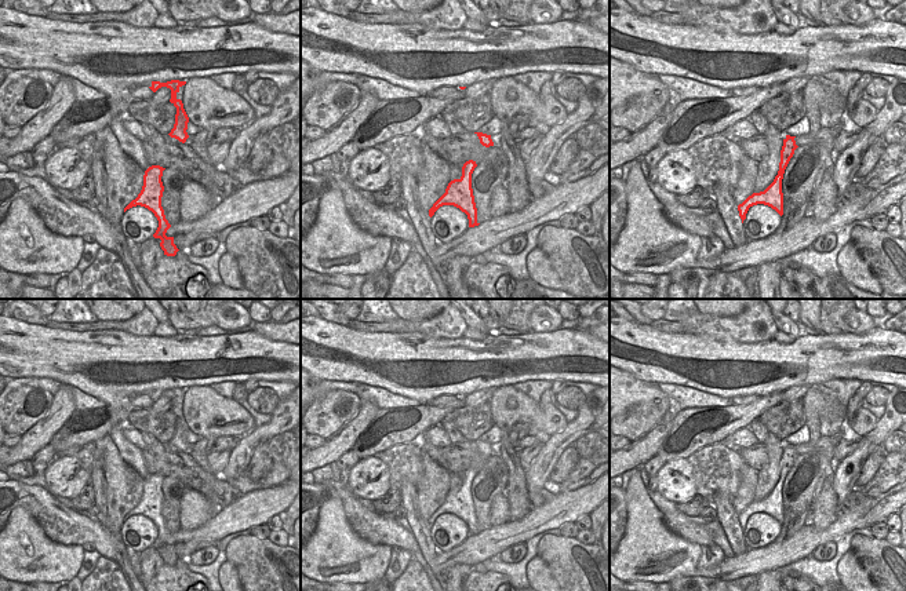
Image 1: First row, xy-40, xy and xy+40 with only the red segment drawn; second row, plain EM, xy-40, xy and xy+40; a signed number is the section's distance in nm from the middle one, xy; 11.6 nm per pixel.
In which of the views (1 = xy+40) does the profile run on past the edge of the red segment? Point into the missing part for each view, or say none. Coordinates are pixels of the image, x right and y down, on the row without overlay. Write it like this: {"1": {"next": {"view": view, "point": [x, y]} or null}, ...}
{"1": {"next": null}}

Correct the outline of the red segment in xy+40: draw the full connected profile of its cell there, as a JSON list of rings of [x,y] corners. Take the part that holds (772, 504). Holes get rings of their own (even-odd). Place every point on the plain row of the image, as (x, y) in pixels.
[[[786,444],[783,448],[783,455],[781,459],[781,471],[779,479],[774,490],[760,501],[753,501],[742,512],[738,514],[739,525],[743,529],[750,515],[757,512],[764,512],[775,518],[781,525],[783,523],[783,501],[782,501],[782,488],[785,478],[794,463],[794,459],[798,456],[794,449],[796,445]]]

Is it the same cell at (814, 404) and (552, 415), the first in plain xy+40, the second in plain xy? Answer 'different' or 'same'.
same

